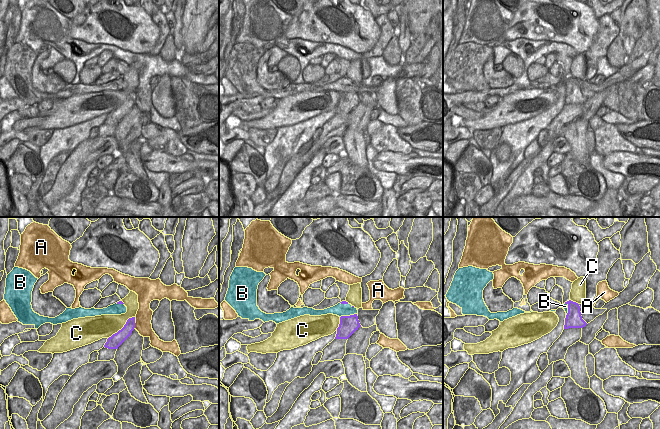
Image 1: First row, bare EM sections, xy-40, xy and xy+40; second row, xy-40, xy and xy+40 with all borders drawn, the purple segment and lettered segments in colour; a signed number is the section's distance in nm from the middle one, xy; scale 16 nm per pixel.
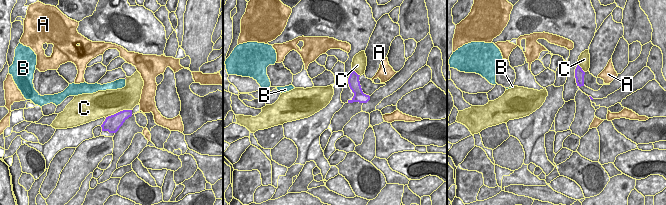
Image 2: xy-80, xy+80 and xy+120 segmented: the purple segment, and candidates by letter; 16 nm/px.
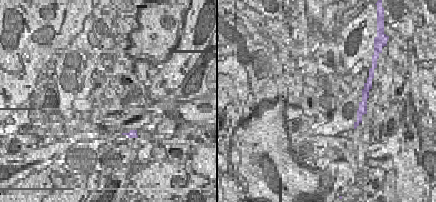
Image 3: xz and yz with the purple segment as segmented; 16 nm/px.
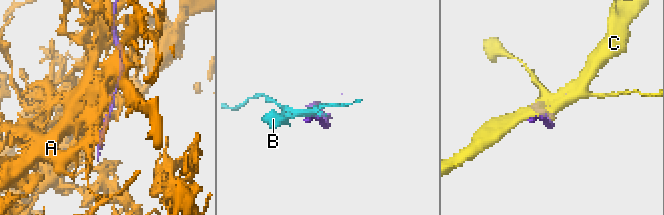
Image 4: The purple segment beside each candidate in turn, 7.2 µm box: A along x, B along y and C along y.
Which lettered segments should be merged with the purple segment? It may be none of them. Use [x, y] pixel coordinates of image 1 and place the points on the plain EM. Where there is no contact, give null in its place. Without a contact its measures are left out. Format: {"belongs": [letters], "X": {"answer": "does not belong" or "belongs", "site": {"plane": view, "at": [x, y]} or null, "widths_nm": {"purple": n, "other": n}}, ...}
{"belongs": [], "A": {"answer": "does not belong", "site": {"plane": "xy-40", "at": [134, 101]}, "widths_nm": {"purple": 180, "other": 260}}, "B": {"answer": "does not belong", "site": {"plane": "xy", "at": [348, 92]}, "widths_nm": {"purple": 300, "other": 190}}, "C": {"answer": "does not belong", "site": {"plane": "xy-40", "at": [123, 103]}, "widths_nm": {"purple": 200, "other": 320}}}

